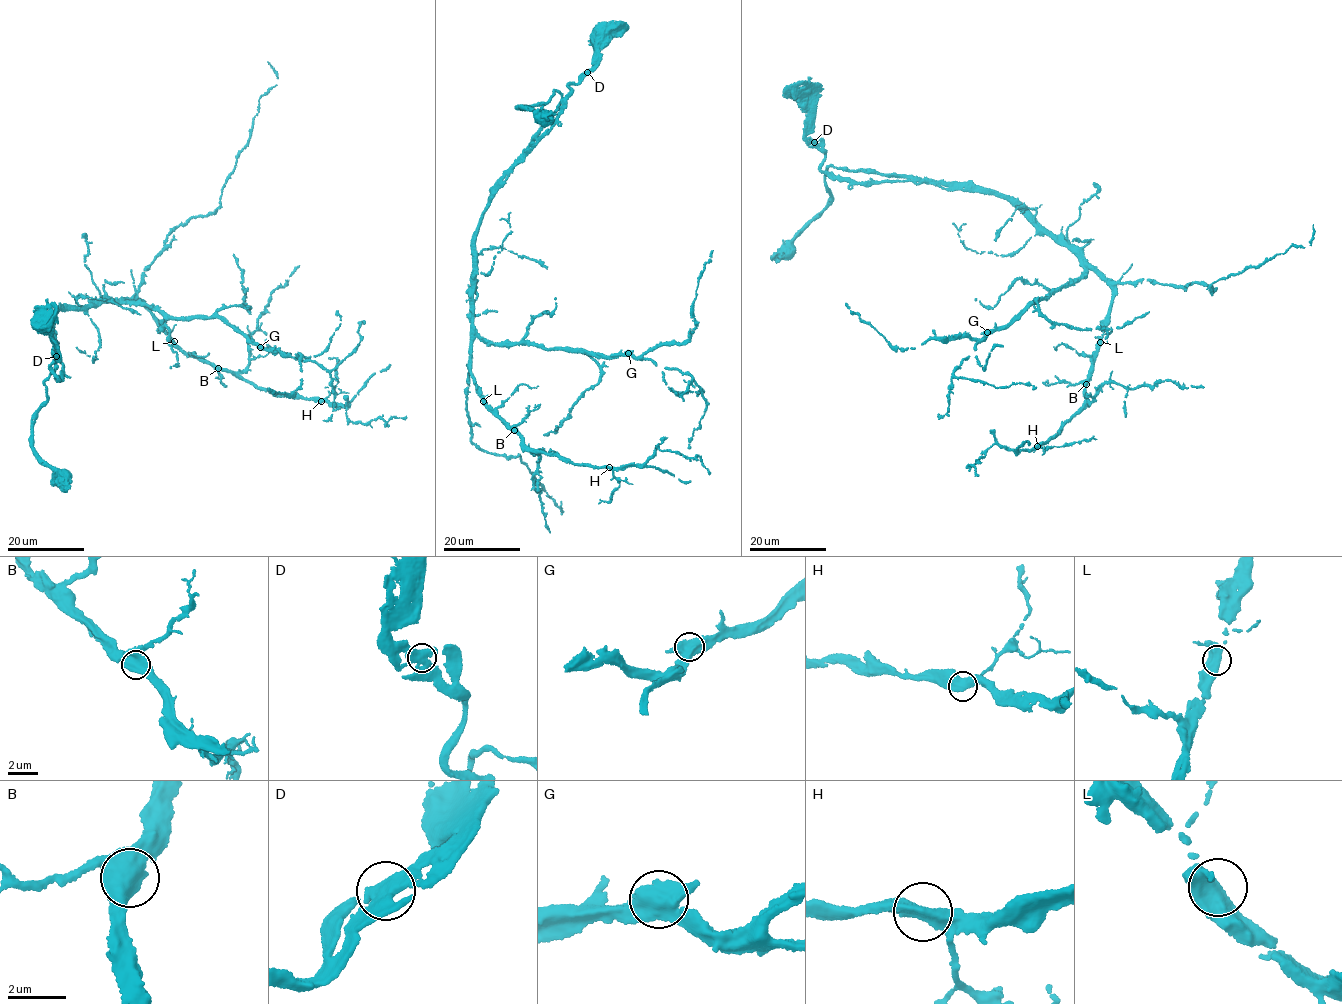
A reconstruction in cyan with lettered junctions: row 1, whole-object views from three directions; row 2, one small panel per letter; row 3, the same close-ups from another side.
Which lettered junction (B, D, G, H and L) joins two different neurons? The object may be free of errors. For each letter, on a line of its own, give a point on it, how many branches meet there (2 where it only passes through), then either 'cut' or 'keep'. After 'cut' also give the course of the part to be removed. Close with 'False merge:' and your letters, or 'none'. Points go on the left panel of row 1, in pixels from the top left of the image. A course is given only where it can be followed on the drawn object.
B: place (218, 368); branches 4; keep
D: place (56, 356); branches 3; keep
G: place (260, 347); branches 3; keep
H: place (321, 401); branches 2; keep
L: place (174, 341); branches 4; keep
False merge: none

